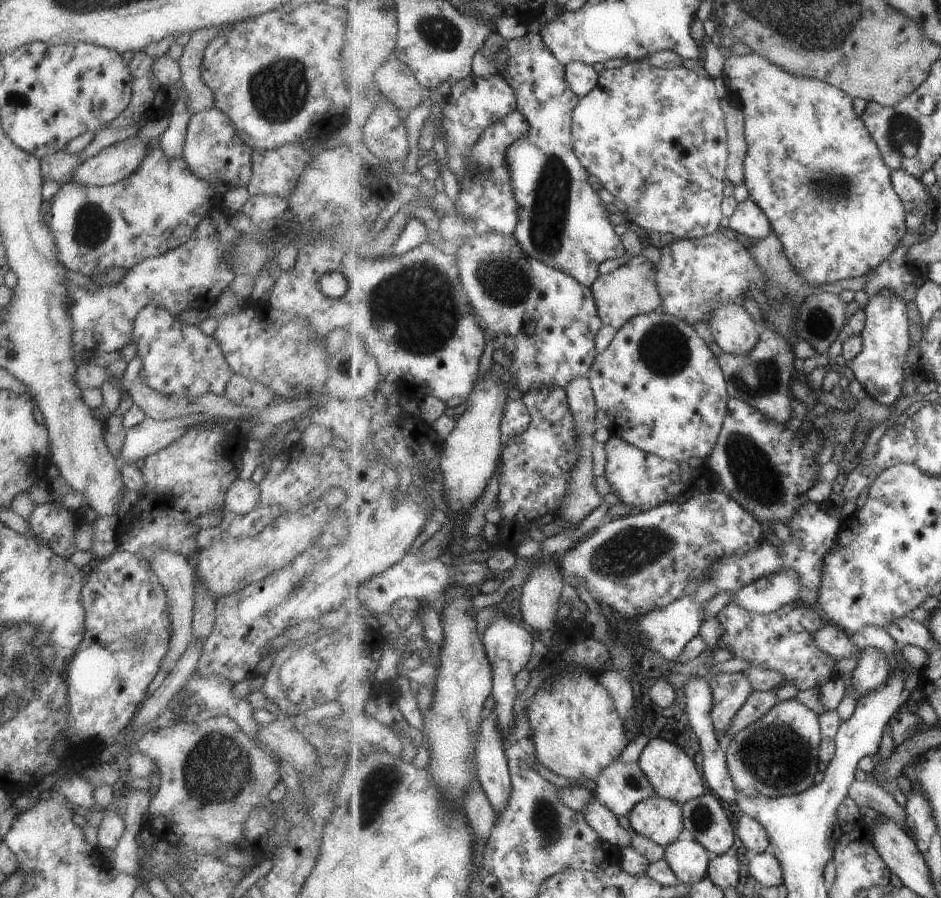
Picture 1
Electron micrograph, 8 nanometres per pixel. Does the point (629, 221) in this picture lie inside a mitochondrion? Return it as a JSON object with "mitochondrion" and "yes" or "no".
{"mitochondrion":"no"}

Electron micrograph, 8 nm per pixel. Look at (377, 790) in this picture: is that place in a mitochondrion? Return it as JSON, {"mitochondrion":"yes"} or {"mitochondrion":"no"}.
{"mitochondrion":"yes"}

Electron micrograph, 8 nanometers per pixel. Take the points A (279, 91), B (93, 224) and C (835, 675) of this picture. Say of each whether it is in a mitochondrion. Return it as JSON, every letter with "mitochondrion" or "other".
{"A":"mitochondrion","B":"mitochondrion","C":"other"}

